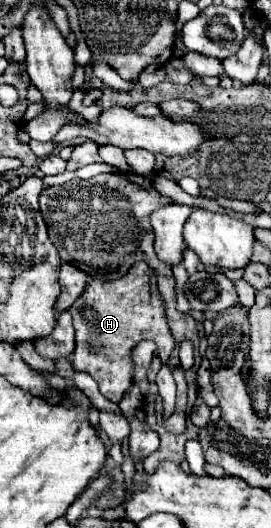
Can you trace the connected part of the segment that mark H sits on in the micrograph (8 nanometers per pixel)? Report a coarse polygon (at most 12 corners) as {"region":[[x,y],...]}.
{"region":[[145,260],[93,278],[69,312],[73,368],[119,402],[131,348],[175,338]]}

